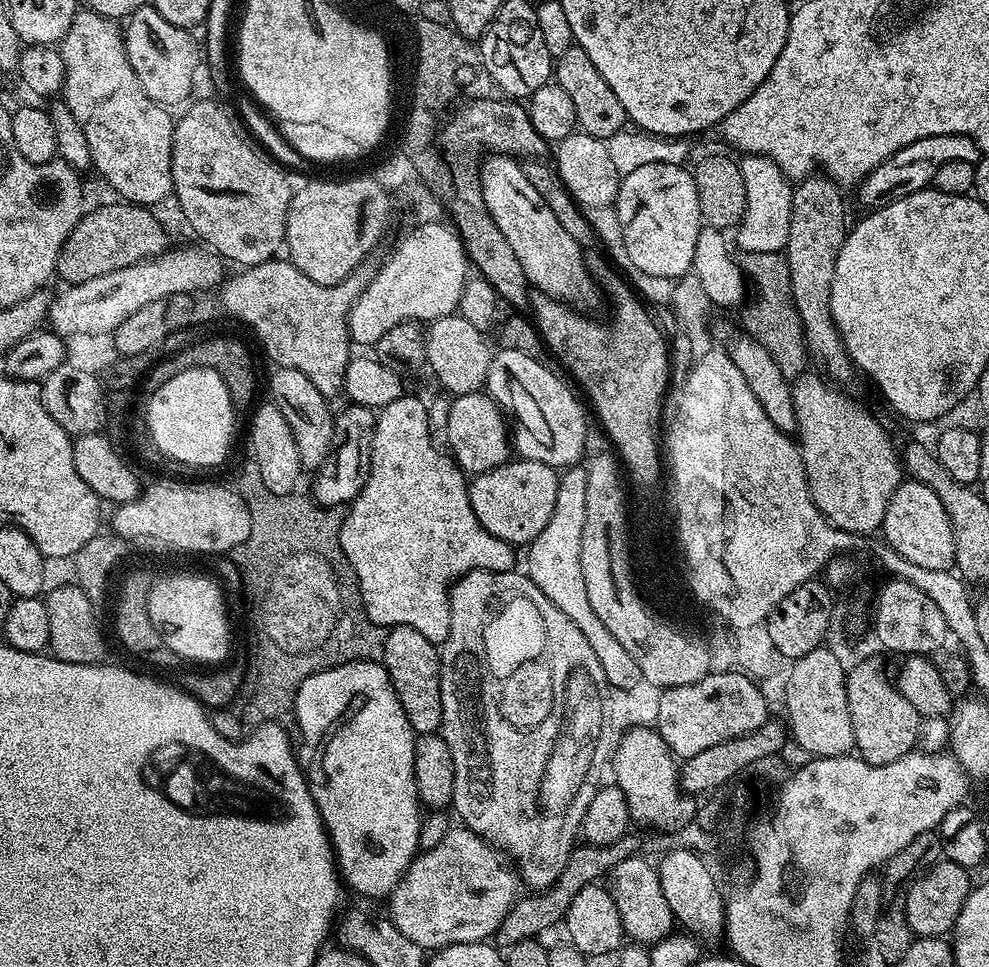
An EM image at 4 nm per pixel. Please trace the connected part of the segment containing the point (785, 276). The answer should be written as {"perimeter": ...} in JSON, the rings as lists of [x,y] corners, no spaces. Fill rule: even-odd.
{"perimeter":[[[741,251],[738,256],[741,272],[750,285],[750,299],[743,305],[742,327],[778,362],[778,370],[786,378],[797,378],[806,372],[806,349],[804,347],[804,327],[800,325],[800,315],[796,313],[796,303],[792,301],[790,266],[783,251],[774,253],[752,253]]]}

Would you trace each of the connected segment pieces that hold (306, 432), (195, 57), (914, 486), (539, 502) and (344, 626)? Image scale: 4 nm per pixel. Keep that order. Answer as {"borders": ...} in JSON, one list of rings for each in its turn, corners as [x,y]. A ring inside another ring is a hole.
{"borders":[[[[277,367],[276,373],[268,380],[268,392],[271,403],[282,410],[282,418],[290,422],[290,430],[294,434],[294,443],[298,445],[298,458],[300,467],[304,470],[315,470],[325,467],[329,463],[332,454],[332,422],[334,419],[333,409],[328,409],[329,397],[323,396],[310,382],[306,374],[298,370]]],[[[151,6],[139,8],[127,17],[122,31],[130,66],[134,66],[134,74],[138,74],[138,82],[142,82],[142,90],[146,90],[148,97],[155,104],[165,106],[173,106],[179,100],[187,101],[192,92],[196,67],[202,64],[202,48],[199,43],[196,45],[193,33],[166,22],[166,18],[162,18],[162,14]]],[[[911,478],[905,479],[894,490],[885,508],[882,537],[907,561],[925,570],[949,570],[956,563],[954,534],[946,506],[938,502],[938,494],[928,484]]],[[[512,458],[497,468],[471,477],[468,485],[470,506],[480,525],[490,530],[494,538],[502,538],[513,546],[527,546],[542,534],[546,522],[550,522],[550,514],[554,514],[559,481],[555,468],[537,460]]],[[[248,462],[241,470],[240,484],[238,491],[250,509],[252,529],[250,538],[232,549],[230,559],[235,570],[239,571],[239,583],[248,580],[243,595],[251,597],[252,616],[256,616],[256,648],[252,648],[251,667],[244,671],[242,685],[242,719],[248,726],[267,723],[288,726],[294,720],[296,691],[306,678],[322,670],[348,664],[351,660],[383,661],[386,632],[366,614],[356,571],[350,566],[340,545],[340,527],[345,509],[323,507],[308,494],[274,494],[262,482],[262,474],[258,474],[258,466],[254,462]],[[263,548],[264,557],[254,561],[251,568],[244,561],[244,556],[260,552]]]]}

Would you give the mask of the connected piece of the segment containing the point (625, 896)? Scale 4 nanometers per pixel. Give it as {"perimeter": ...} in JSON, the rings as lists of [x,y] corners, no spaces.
{"perimeter":[[[637,854],[618,862],[606,880],[608,893],[614,898],[614,906],[618,906],[618,914],[622,918],[625,937],[629,941],[651,946],[662,938],[673,935],[674,921],[666,894],[662,894],[662,882],[655,863],[643,860]]]}

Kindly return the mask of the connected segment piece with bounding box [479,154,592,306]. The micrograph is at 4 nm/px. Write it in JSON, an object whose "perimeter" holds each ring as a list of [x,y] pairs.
{"perimeter":[[[488,154],[483,157],[479,165],[479,184],[482,198],[485,199],[486,209],[490,212],[490,217],[497,223],[502,235],[518,258],[518,263],[522,266],[529,285],[536,292],[544,292],[551,298],[563,301],[565,304],[575,305],[575,300],[584,300],[592,292],[592,276],[588,273],[588,268],[584,265],[585,249],[574,240],[562,227],[558,219],[554,216],[550,207],[543,201],[542,195],[534,190],[534,186],[527,180],[521,161],[513,159],[509,155]]]}

